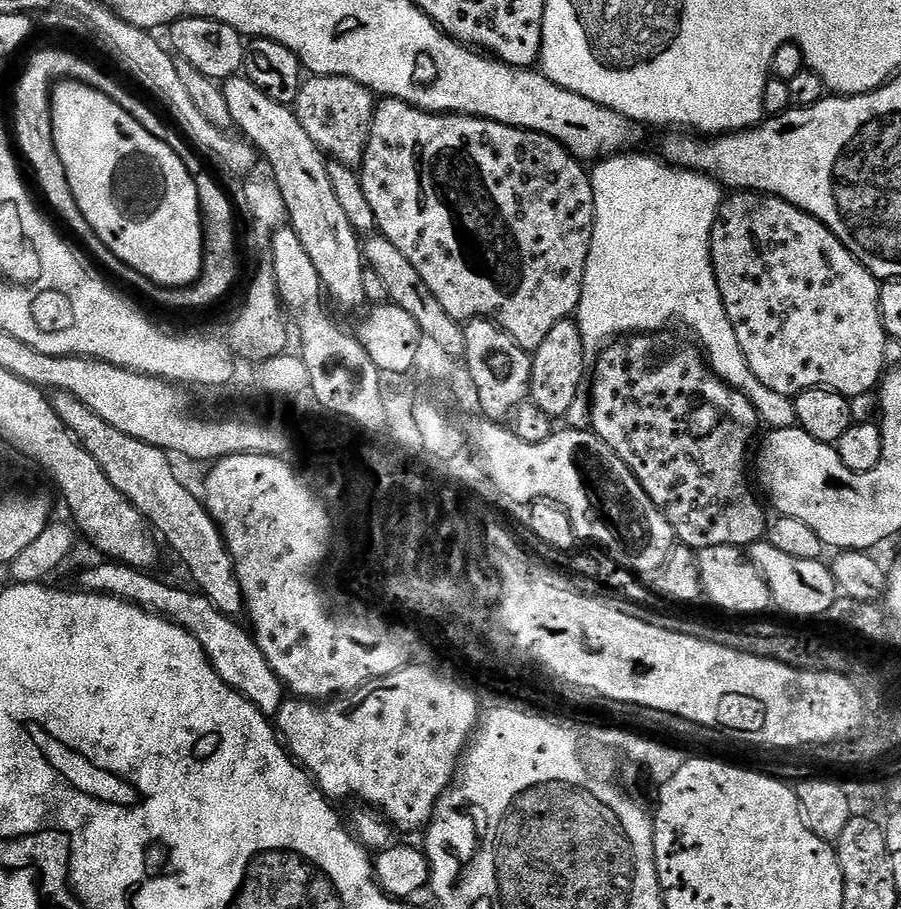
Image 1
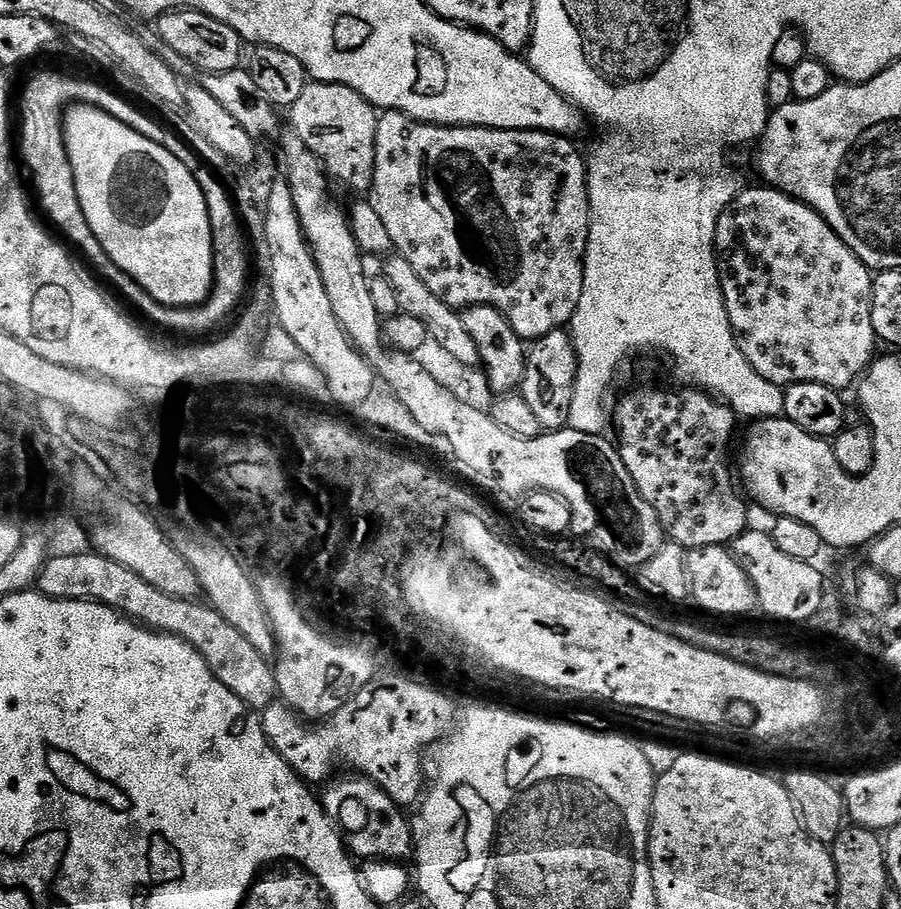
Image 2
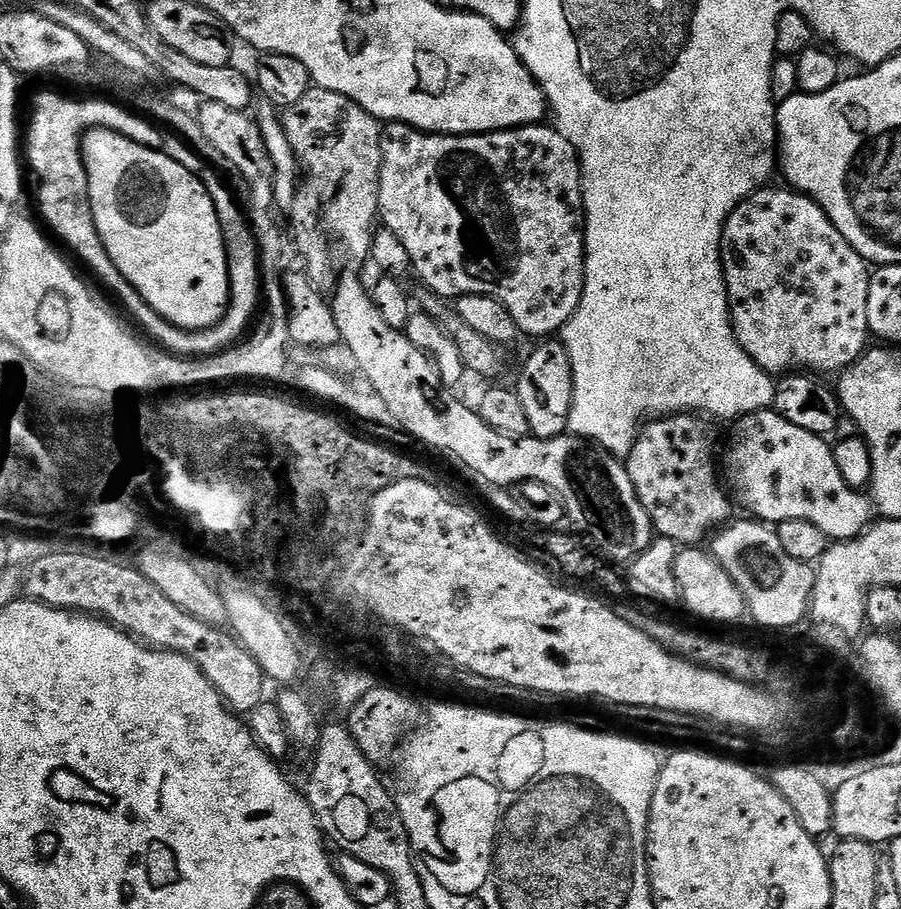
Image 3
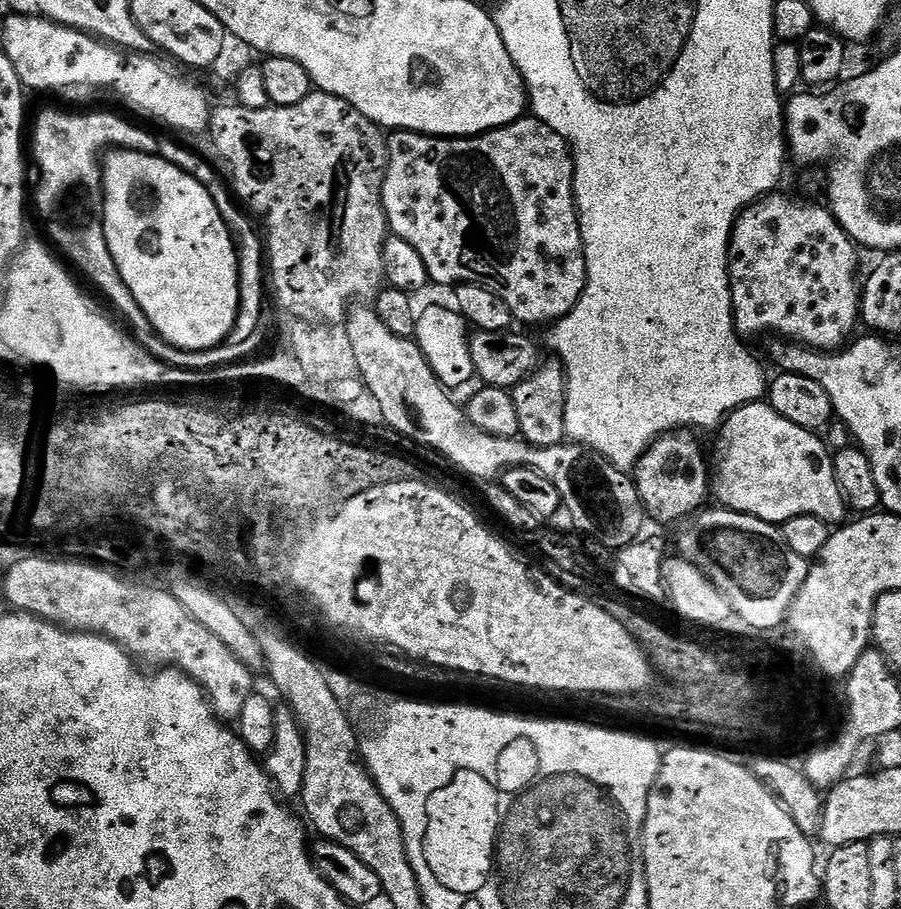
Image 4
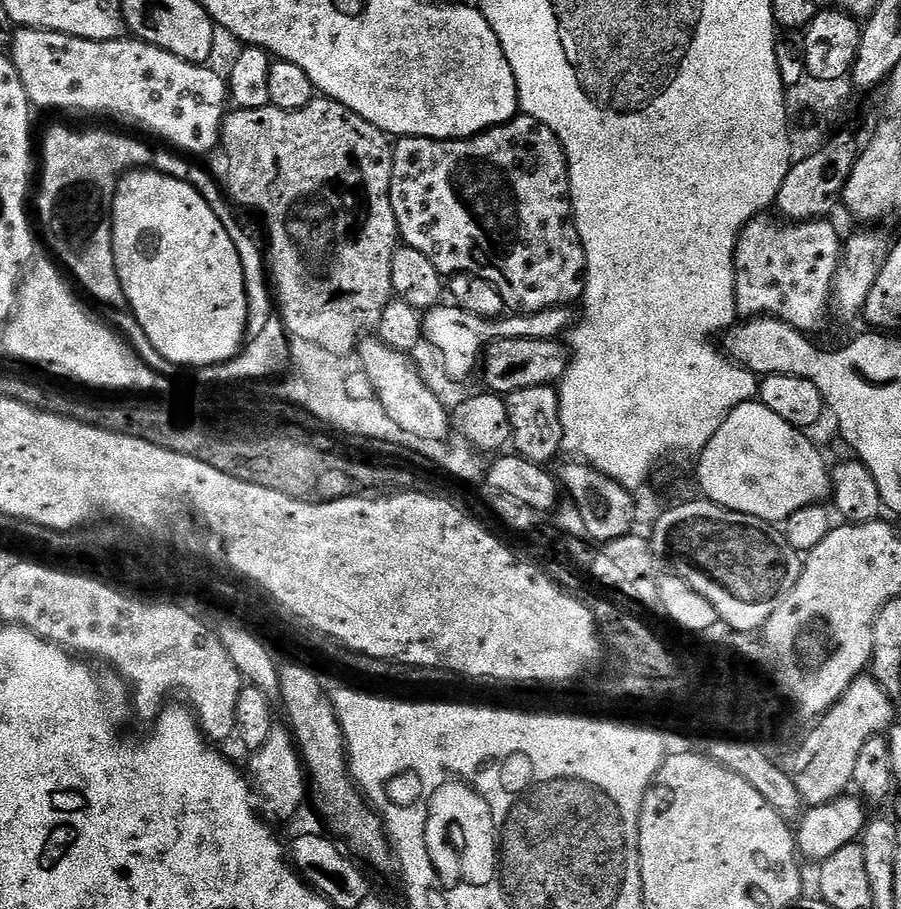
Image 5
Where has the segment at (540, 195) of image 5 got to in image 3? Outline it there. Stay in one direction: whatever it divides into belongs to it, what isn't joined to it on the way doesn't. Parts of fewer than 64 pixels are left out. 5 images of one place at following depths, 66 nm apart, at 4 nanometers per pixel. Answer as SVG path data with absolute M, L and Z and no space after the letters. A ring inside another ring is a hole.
M392 122L383 129L380 137L382 150L382 166L380 167L380 211L378 213L383 227L388 228L406 246L406 254L410 254L412 272L425 285L427 291L441 298L455 298L482 294L502 302L506 310L510 310L510 318L514 318L517 329L528 336L548 338L559 333L564 323L578 310L578 302L582 302L584 289L584 187L580 184L580 159L557 132L555 127L544 128L543 123L526 124L523 128L505 128L503 132L478 132L471 136L449 136L447 134L429 134L419 128L411 128L409 124Z

